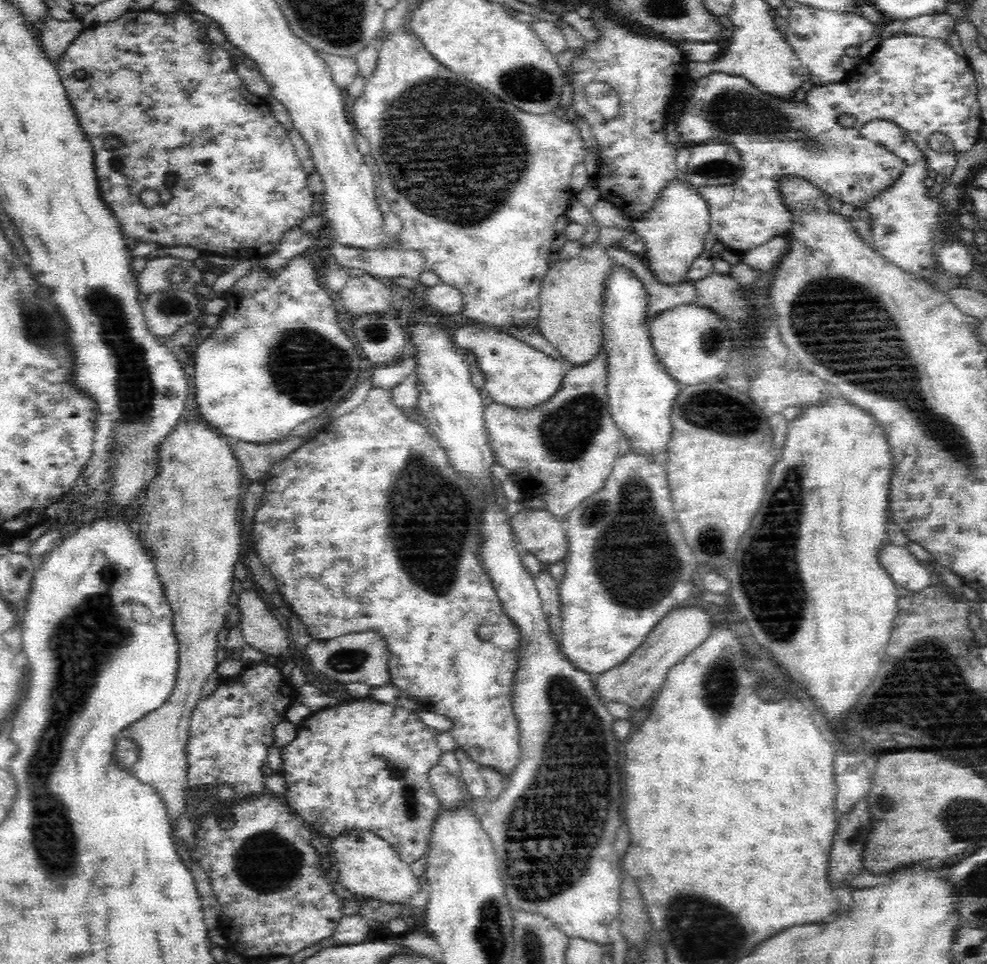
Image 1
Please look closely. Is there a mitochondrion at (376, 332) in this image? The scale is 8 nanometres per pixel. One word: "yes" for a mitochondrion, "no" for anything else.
yes

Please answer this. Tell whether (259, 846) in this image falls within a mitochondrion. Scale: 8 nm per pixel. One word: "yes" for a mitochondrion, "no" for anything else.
yes

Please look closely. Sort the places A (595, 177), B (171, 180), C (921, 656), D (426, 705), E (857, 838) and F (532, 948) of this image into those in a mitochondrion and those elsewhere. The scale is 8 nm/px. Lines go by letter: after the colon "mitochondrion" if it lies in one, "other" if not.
A: other
B: other
C: mitochondrion
D: other
E: mitochondrion
F: mitochondrion

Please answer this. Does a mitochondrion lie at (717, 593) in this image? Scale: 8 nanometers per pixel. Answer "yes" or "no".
no

